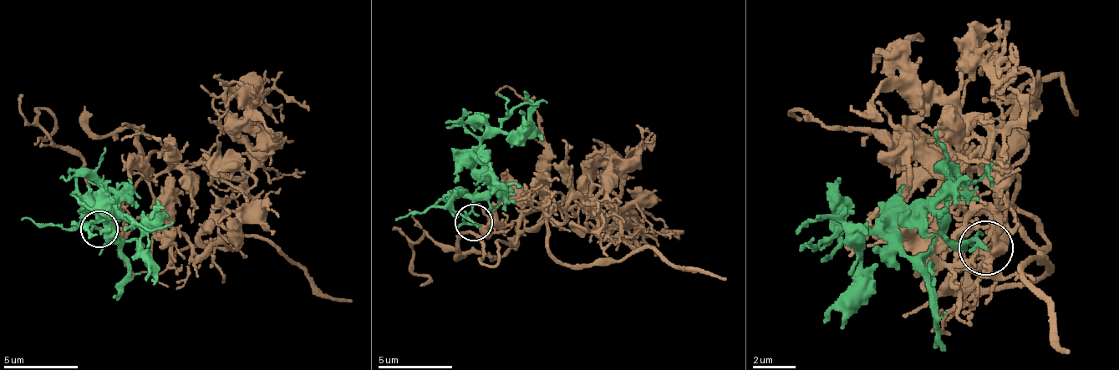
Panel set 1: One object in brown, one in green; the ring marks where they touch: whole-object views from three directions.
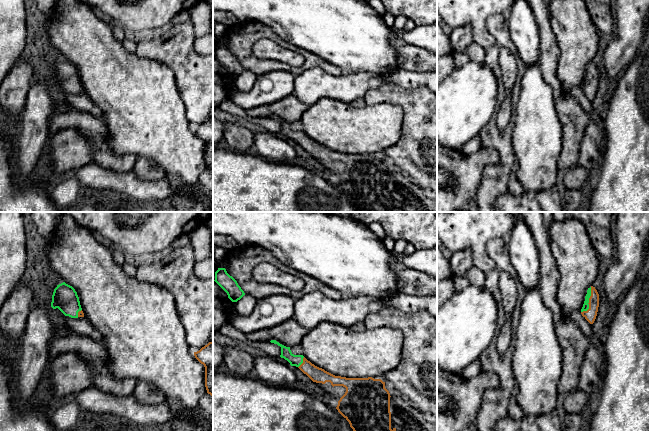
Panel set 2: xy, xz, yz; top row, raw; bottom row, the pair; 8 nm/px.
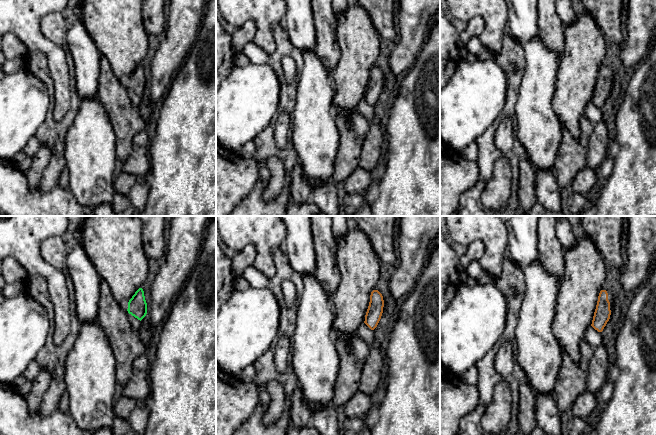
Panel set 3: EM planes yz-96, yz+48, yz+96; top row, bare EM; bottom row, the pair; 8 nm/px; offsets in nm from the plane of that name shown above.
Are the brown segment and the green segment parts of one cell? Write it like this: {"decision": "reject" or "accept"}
{"decision": "accept"}

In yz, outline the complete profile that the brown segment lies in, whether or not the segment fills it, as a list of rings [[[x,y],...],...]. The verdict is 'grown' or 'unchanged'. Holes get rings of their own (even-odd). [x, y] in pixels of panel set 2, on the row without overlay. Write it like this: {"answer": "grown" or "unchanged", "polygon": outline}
{"answer": "grown", "polygon": [[[591,62],[587,66],[585,77],[581,85],[582,92],[590,99],[593,100],[599,83],[599,70],[595,63]]]}

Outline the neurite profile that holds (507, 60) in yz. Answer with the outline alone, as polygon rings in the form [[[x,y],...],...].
[[[502,48],[499,52],[498,61],[503,76],[504,87],[507,90],[507,94],[510,95],[517,77],[517,58],[510,50]]]

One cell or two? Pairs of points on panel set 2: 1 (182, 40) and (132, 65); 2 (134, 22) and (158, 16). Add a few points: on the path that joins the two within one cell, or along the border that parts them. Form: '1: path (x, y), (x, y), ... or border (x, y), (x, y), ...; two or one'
1: border (135, 53), (141, 57), (162, 62), (169, 67); two
2: path (140, 16), (152, 16); one

